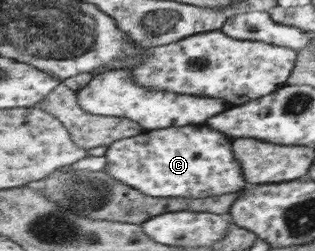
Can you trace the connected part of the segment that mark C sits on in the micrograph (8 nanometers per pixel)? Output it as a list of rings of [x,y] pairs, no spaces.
[[[208,125],[172,126],[144,131],[136,137],[115,141],[107,149],[106,157],[106,173],[152,197],[212,197],[240,192],[247,185],[247,177],[242,173],[242,165],[232,149],[232,139]]]

